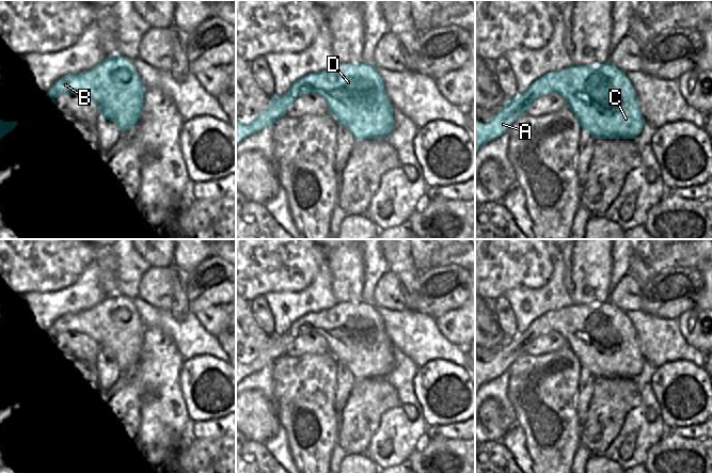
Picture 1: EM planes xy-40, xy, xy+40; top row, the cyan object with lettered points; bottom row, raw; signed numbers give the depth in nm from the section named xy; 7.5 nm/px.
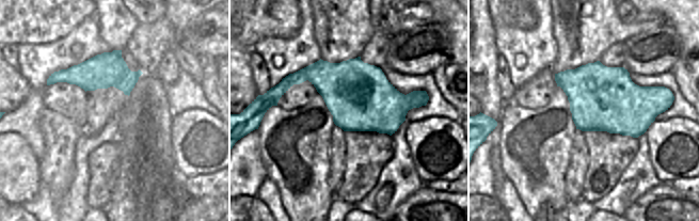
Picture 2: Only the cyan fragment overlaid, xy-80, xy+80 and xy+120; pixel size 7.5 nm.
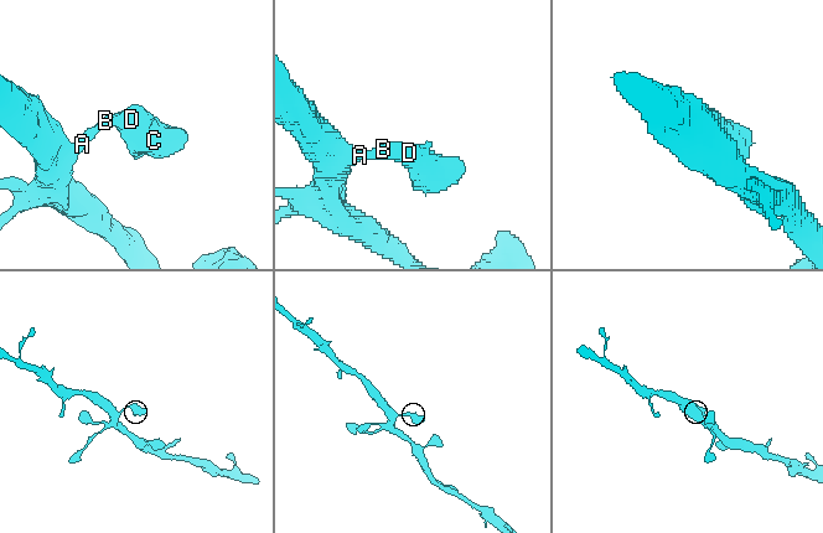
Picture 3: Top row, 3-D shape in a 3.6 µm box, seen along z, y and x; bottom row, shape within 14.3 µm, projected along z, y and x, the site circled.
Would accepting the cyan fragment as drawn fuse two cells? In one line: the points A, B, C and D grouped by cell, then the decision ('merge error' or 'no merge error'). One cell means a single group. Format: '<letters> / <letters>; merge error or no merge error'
A B C D; no merge error

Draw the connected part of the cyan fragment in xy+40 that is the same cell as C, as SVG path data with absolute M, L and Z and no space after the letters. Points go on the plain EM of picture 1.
M610 301L595 305L571 305L556 312L548 312L534 320L522 333L506 340L490 361L481 363L475 357L475 394L486 382L504 374L518 357L525 354L525 349L539 335L552 331L558 333L568 343L580 366L594 378L633 378L643 368L645 358L626 312Z

